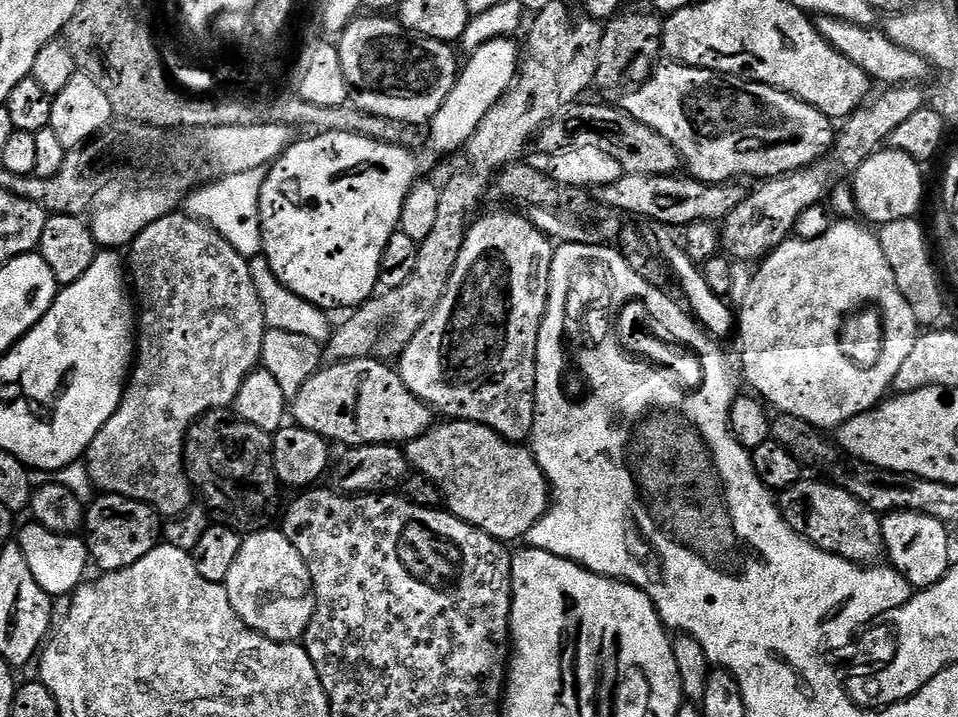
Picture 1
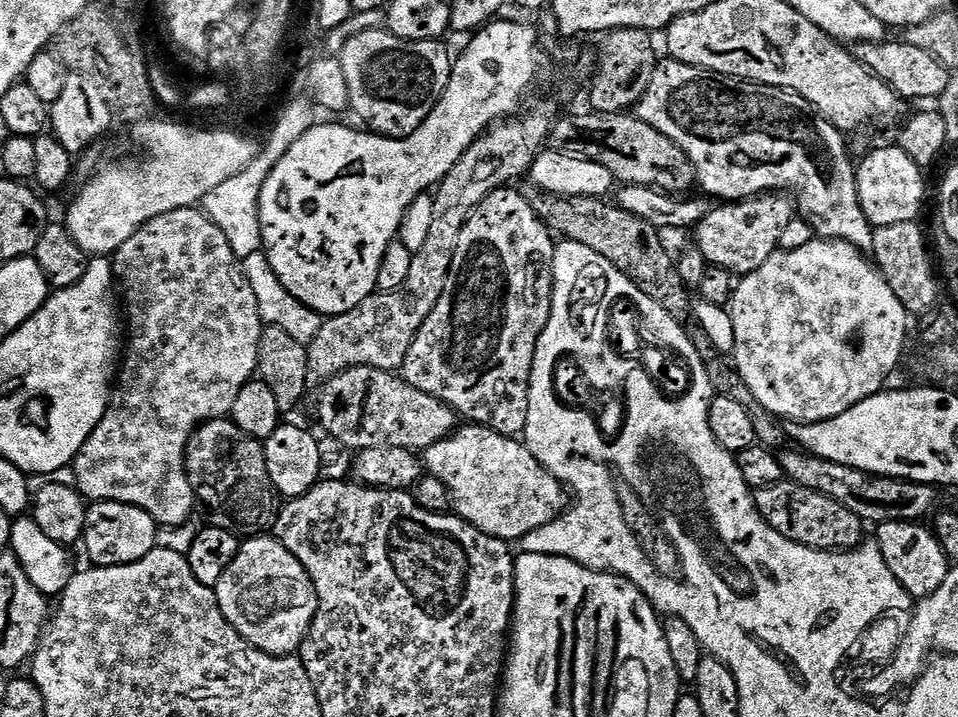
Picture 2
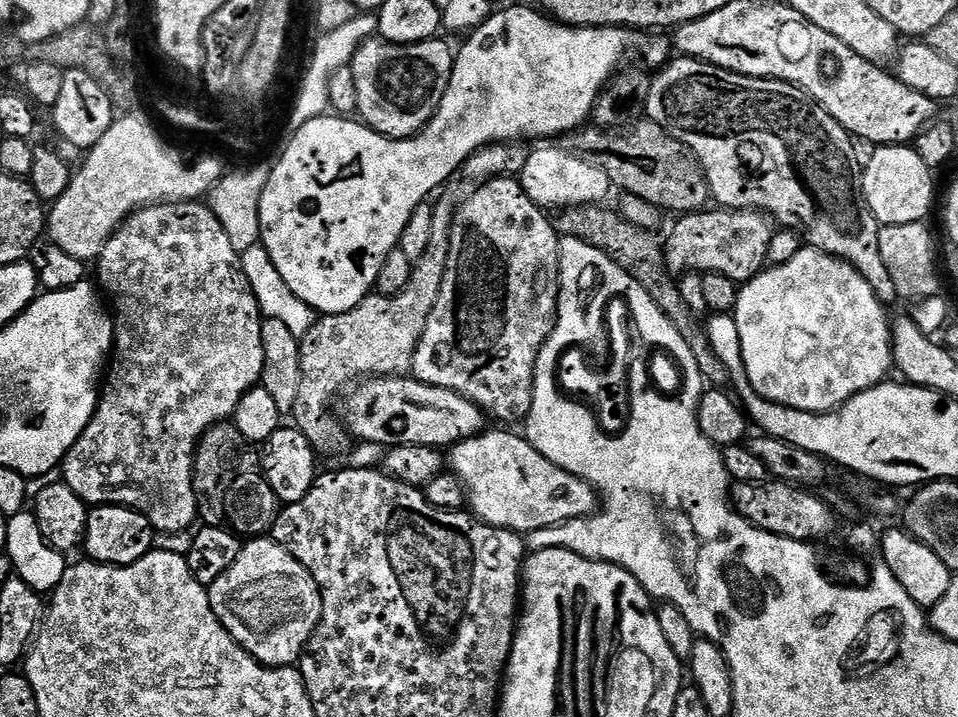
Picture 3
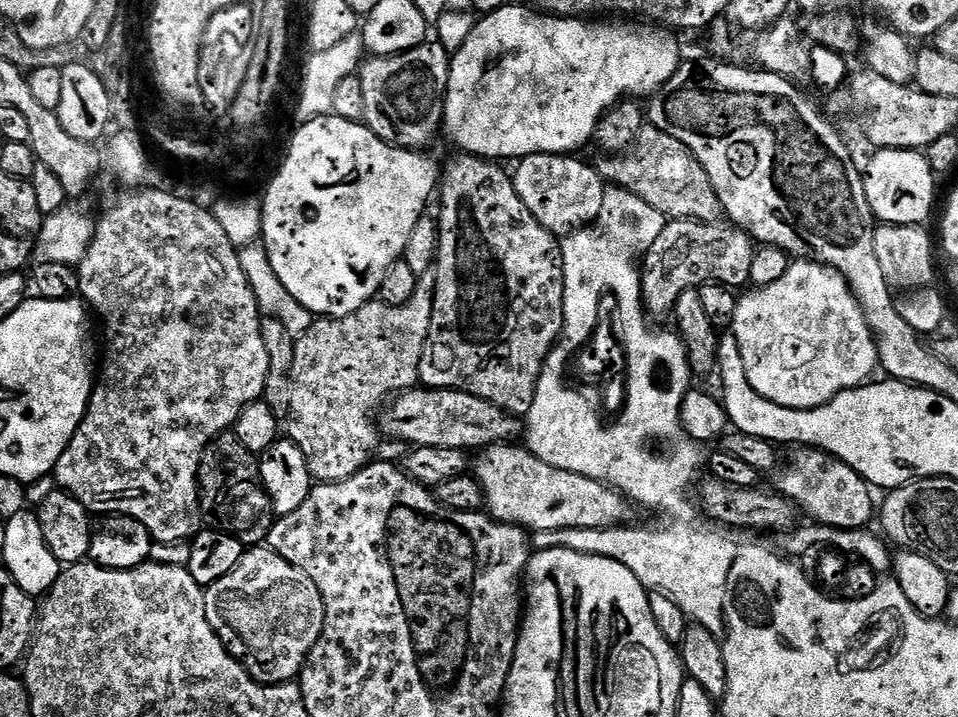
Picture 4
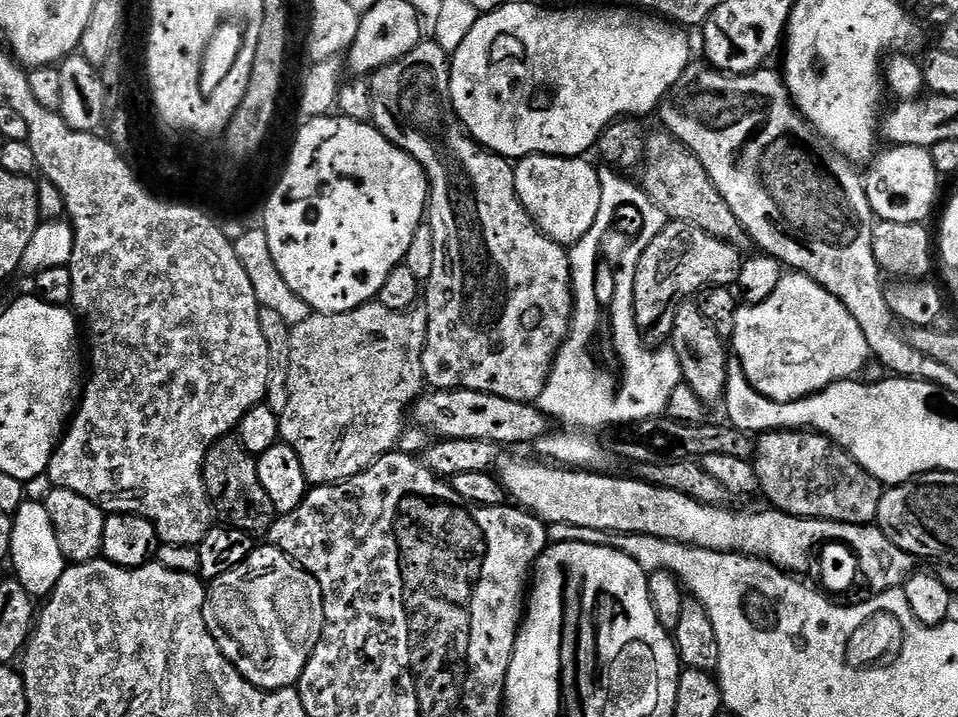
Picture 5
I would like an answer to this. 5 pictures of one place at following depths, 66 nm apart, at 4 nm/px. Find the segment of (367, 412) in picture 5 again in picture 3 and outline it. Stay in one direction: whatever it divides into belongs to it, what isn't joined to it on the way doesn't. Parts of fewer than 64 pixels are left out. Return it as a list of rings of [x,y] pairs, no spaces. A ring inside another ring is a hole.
[[[497,142],[478,149],[460,167],[458,179],[449,180],[443,191],[435,197],[432,204],[434,226],[430,230],[430,246],[426,246],[426,254],[422,254],[422,258],[413,263],[410,282],[404,292],[397,296],[370,294],[361,304],[354,306],[354,310],[346,310],[333,316],[321,315],[316,325],[300,340],[300,385],[291,415],[296,416],[295,427],[300,429],[313,451],[321,457],[343,456],[350,448],[348,429],[337,417],[335,420],[331,412],[332,399],[340,391],[343,393],[349,385],[361,378],[383,378],[411,373],[416,347],[426,330],[426,322],[434,310],[434,302],[438,302],[442,278],[446,276],[452,219],[467,193],[499,176],[515,177],[524,169],[529,149],[522,145],[520,142]]]

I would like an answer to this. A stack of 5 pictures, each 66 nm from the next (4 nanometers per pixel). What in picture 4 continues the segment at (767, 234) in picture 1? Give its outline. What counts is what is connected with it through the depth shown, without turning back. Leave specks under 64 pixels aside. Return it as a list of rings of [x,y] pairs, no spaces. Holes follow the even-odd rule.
[[[668,220],[662,234],[654,238],[642,256],[640,293],[644,295],[644,311],[649,317],[664,316],[667,312],[669,315],[686,290],[702,284],[715,282],[740,290],[750,281],[750,262],[754,262],[755,257],[752,237],[731,222],[707,224],[697,220]]]

